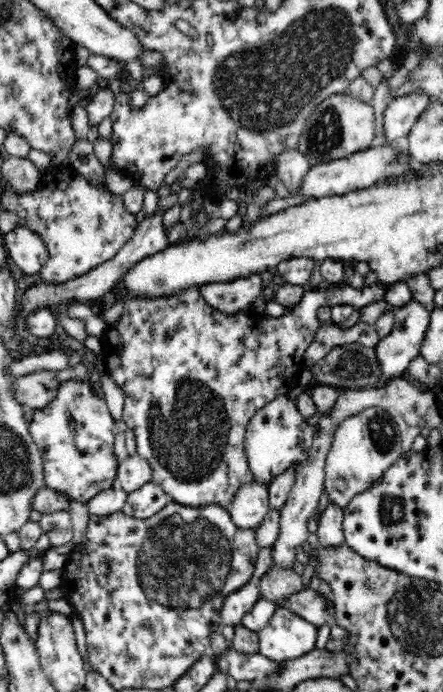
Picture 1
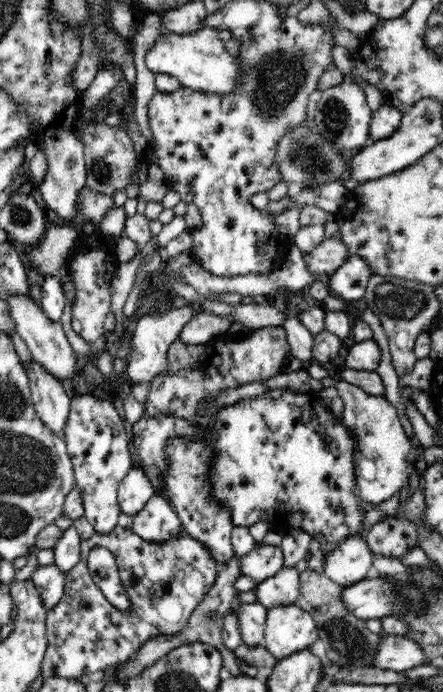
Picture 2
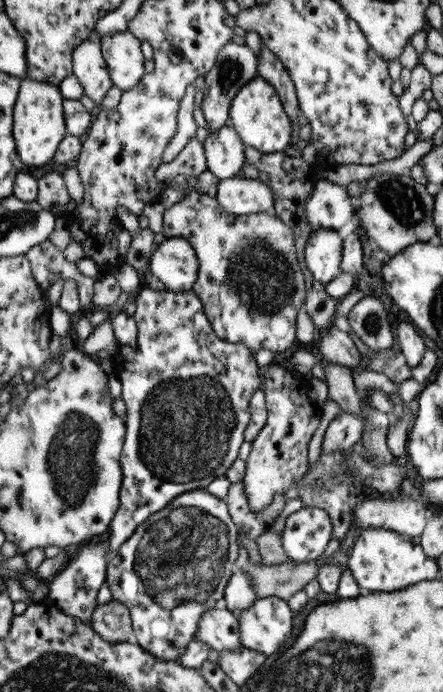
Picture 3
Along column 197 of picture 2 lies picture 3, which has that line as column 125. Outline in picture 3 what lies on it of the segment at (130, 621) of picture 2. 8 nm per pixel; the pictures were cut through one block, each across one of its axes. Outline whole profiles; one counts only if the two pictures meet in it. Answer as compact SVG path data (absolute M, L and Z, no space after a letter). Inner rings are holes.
M192 490L189 492L182 492L180 496L173 498L165 508L155 512L153 515L143 520L141 524L135 527L133 534L129 536L124 543L121 543L121 547L117 549L116 554L110 555L110 559L106 564L104 582L106 586L109 587L111 598L113 600L119 600L119 602L123 602L123 604L127 606L131 622L133 642L137 646L143 648L145 652L149 652L151 656L159 658L159 660L171 660L171 662L176 662L177 658L185 652L185 646L189 644L189 641L193 639L193 635L197 632L197 622L199 622L201 614L205 611L211 610L211 608L215 606L215 601L217 599L223 598L226 583L228 582L230 575L237 568L235 566L237 558L237 532L236 524L233 524L233 521L230 519L223 500L208 494L206 490Z

